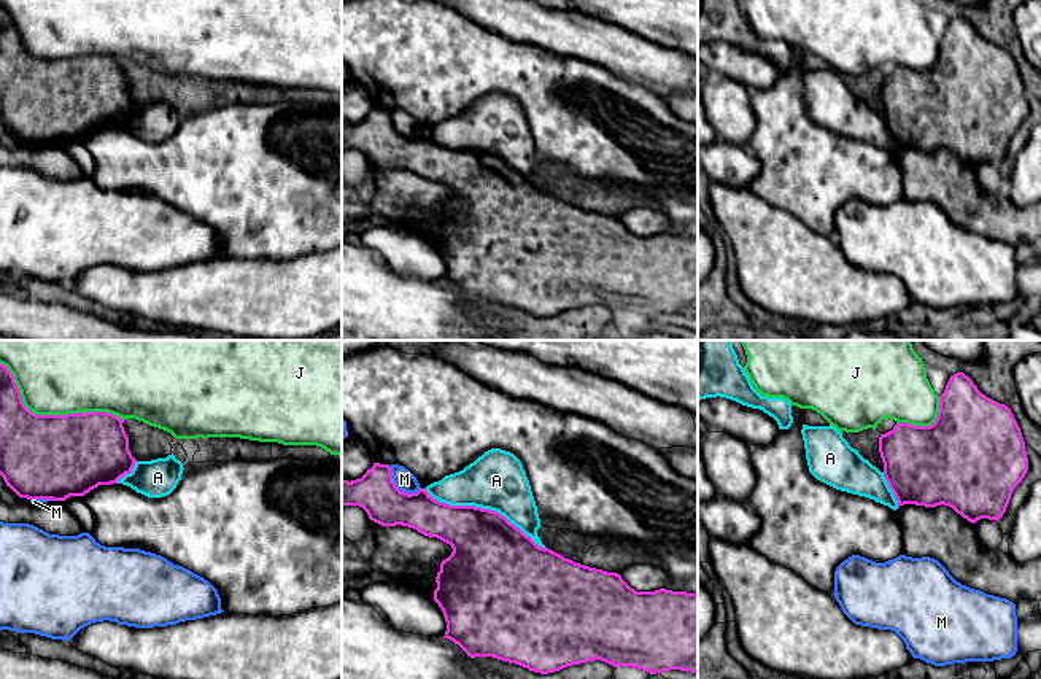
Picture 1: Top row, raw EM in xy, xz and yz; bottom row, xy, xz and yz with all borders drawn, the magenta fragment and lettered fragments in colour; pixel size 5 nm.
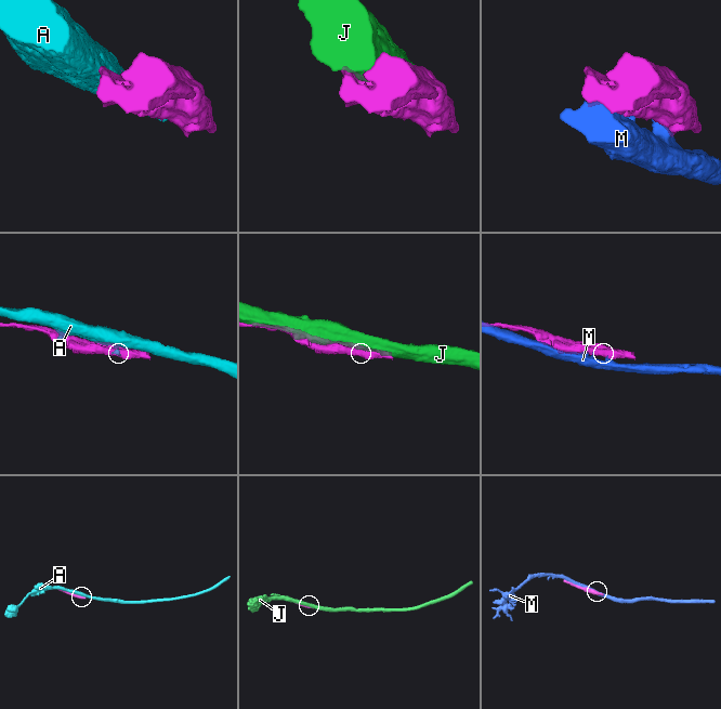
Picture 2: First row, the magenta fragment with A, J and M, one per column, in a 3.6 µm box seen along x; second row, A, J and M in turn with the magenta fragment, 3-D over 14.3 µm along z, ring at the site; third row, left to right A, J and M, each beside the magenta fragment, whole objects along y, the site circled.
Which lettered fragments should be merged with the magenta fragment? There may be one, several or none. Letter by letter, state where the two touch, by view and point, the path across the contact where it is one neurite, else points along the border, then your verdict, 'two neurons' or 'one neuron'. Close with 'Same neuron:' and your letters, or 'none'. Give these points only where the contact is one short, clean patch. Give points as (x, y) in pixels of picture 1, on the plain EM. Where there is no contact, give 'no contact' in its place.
A: contact xz (485, 153); two neurons
J: contact xy (53, 59); two neurons
M: contact xz (398, 132); two neurons
Same neuron: none

